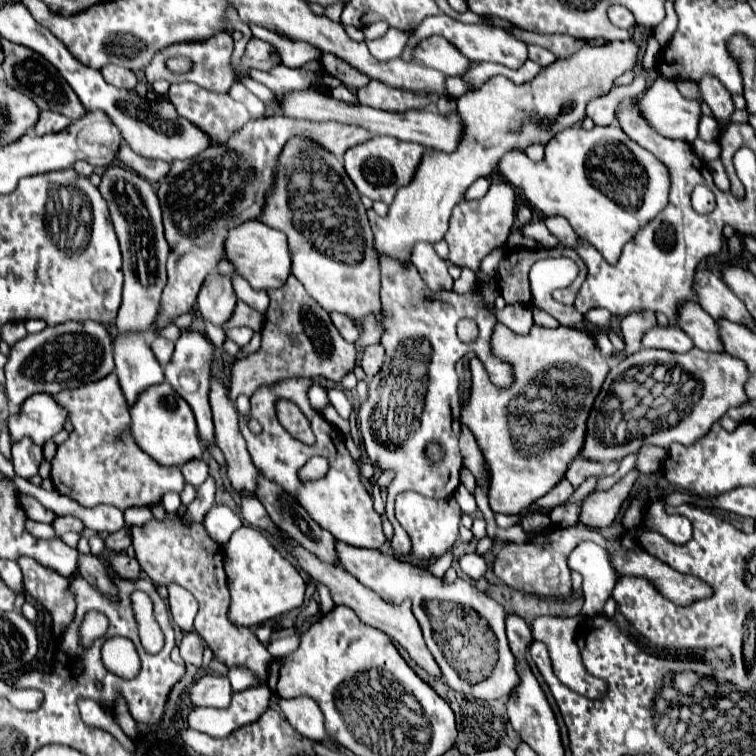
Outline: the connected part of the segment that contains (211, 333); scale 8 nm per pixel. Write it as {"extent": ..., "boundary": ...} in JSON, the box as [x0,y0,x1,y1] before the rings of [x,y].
{"extent":[206,323,226,349],"boundary":[[[206,323],[206,335],[208,335],[210,343],[212,343],[216,349],[224,349],[224,341],[226,341],[224,329],[220,329],[220,327],[214,327],[214,325]]]}

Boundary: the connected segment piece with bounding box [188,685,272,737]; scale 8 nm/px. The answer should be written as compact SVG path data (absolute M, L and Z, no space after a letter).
M268 685L248 687L232 695L232 703L226 709L216 707L196 707L188 715L188 725L192 729L219 729L219 737L227 737L252 721L256 721L270 703Z

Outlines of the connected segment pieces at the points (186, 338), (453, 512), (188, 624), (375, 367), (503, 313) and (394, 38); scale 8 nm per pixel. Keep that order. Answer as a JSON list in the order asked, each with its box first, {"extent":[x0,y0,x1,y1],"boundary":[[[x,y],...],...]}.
[{"extent":[164,331,216,445],"boundary":[[[184,331],[182,337],[176,341],[176,349],[174,355],[170,359],[170,363],[164,369],[166,381],[174,387],[174,391],[184,397],[188,401],[188,405],[194,411],[196,423],[198,423],[198,433],[200,439],[206,445],[216,445],[214,439],[214,423],[212,423],[212,411],[210,411],[210,403],[208,403],[208,385],[210,385],[210,363],[212,363],[212,347],[208,343],[208,339],[196,331]]]},{"extent":[396,491,460,561],"boundary":[[[406,491],[396,497],[396,519],[412,537],[414,557],[428,561],[428,559],[442,557],[454,547],[458,537],[458,527],[460,527],[460,507],[456,505],[454,497],[450,497],[448,501],[428,501],[426,497],[414,491]]]},{"extent":[168,585,198,633],"boundary":[[[178,585],[168,587],[168,603],[170,603],[171,618],[184,633],[194,629],[194,617],[198,613],[198,603],[186,589]]]},{"extent":[360,345,386,379],"boundary":[[[370,345],[364,349],[364,357],[362,357],[360,365],[362,365],[368,379],[372,379],[380,371],[384,359],[386,359],[386,351],[382,345]]]},{"extent":[490,303,533,335],"boundary":[[[520,303],[507,305],[502,310],[497,310],[494,306],[490,311],[496,315],[498,321],[512,331],[520,335],[529,333],[533,326],[532,305],[520,305]]]},{"extent":[366,29,414,61],"boundary":[[[388,29],[388,33],[384,37],[378,37],[378,39],[372,39],[368,41],[366,39],[366,45],[370,49],[370,53],[378,59],[378,61],[390,61],[390,59],[396,59],[402,55],[408,39],[414,35],[414,29]]]}]

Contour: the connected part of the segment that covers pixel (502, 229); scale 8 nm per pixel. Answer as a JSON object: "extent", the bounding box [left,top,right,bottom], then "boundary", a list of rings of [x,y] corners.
{"extent":[446,185,514,271],"boundary":[[[490,185],[488,193],[476,201],[460,201],[450,217],[446,243],[450,247],[450,261],[458,267],[470,267],[478,271],[480,261],[498,245],[502,245],[514,225],[514,191],[510,185]]]}

